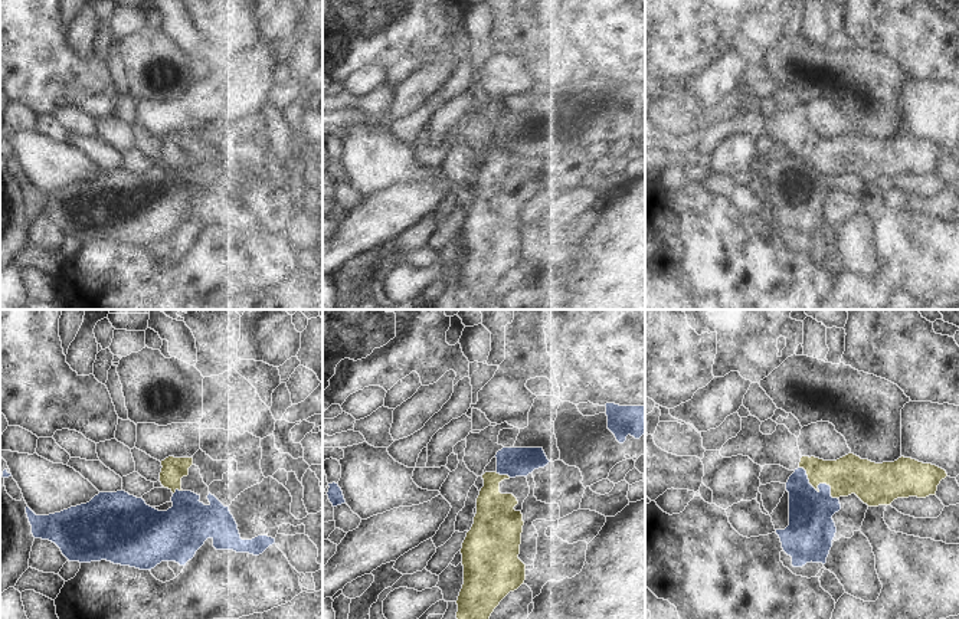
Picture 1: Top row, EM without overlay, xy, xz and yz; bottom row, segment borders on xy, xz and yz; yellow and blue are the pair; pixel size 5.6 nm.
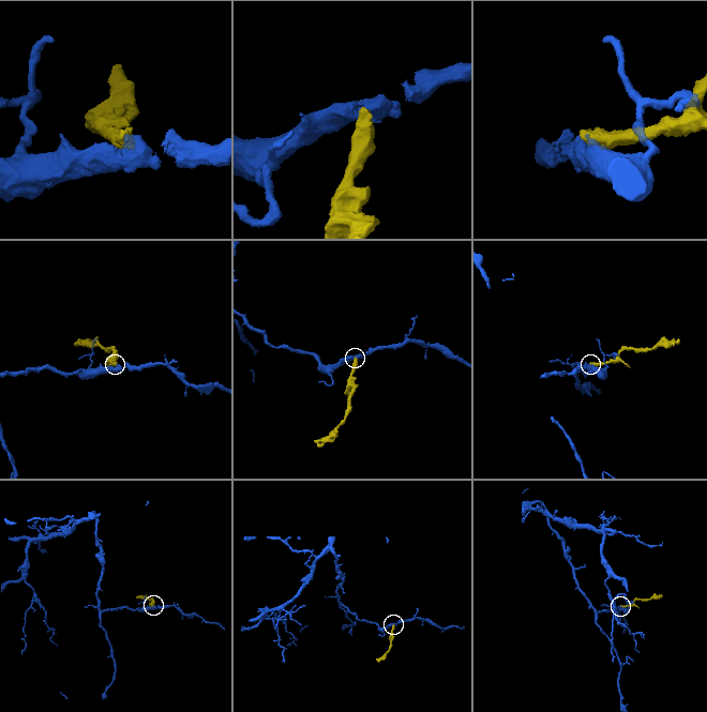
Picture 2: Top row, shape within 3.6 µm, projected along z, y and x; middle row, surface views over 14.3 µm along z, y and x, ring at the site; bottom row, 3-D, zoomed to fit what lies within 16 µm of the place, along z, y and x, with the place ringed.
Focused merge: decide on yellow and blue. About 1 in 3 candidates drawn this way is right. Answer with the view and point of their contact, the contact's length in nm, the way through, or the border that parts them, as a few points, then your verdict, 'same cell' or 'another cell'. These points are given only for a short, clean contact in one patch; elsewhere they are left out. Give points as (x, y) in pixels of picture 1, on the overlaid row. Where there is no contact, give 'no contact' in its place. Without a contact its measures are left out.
yz (818, 484) | 280 nm | along yz (799, 467), (815, 488), (827, 484), (830, 494), (837, 498) | another cell

